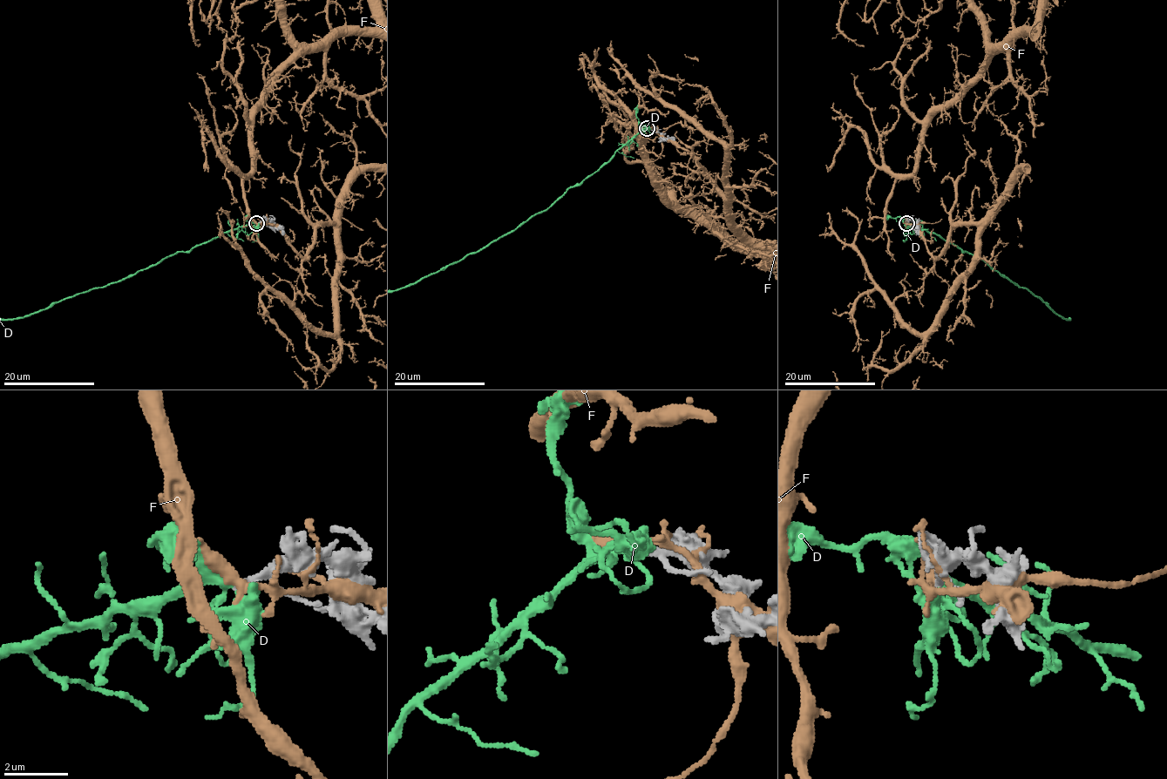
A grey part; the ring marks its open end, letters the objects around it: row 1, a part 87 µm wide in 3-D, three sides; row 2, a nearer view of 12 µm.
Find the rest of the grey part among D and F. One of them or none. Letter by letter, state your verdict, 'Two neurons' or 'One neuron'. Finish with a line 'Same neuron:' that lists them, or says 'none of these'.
D: One neuron
F: Two neurons
Same neuron: D

